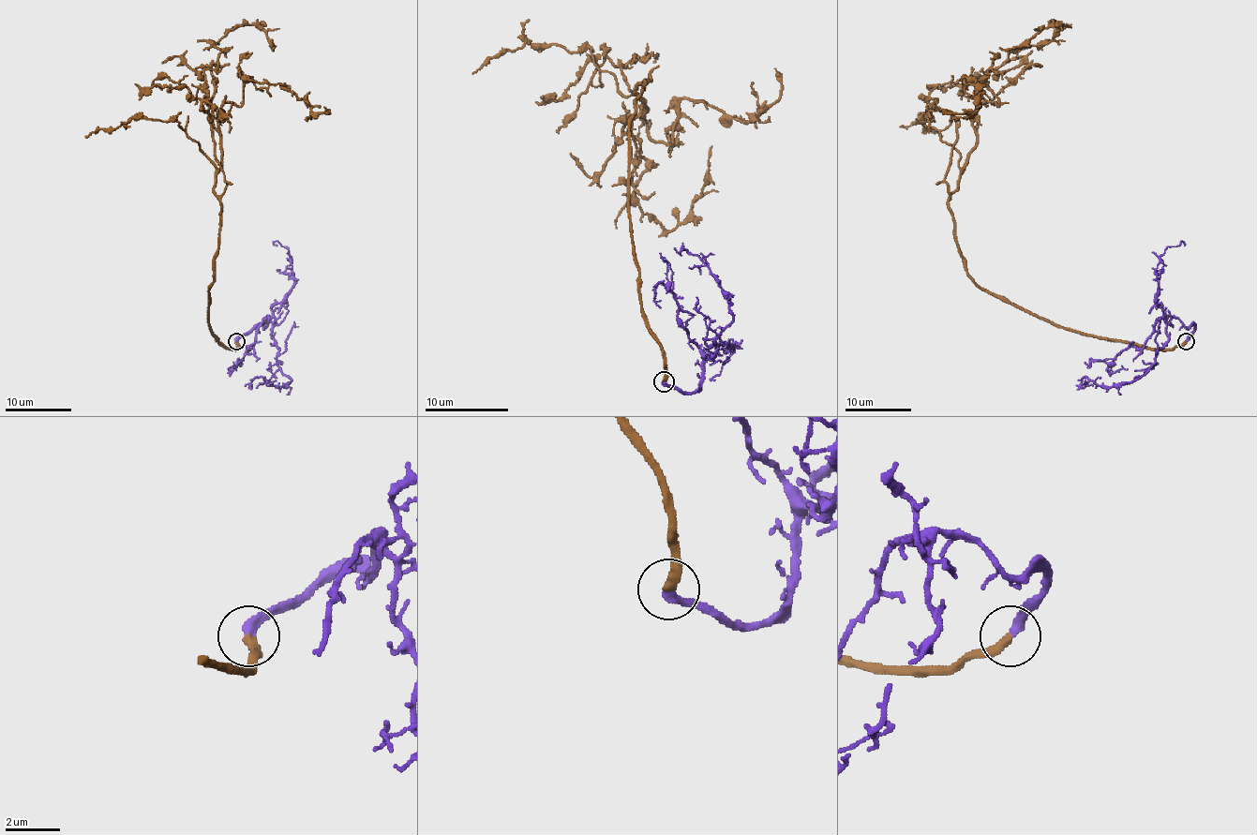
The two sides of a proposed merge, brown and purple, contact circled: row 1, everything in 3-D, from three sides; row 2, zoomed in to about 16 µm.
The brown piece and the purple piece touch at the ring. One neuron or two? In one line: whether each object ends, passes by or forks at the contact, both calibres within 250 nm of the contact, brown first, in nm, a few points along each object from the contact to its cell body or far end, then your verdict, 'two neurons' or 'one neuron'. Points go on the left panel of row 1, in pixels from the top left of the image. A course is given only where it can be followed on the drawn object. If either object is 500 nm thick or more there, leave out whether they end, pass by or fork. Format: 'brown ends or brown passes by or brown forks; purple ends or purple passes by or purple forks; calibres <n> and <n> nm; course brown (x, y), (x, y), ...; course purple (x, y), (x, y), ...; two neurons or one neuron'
brown ends; purple ends; calibres 360 and 360 nm; course brown (236, 342), (227, 349), (210, 330), (221, 152), (205, 69), (238, 24), (275, 48); course purple (236, 342), (264, 327), (268, 317), (279, 350), (276, 363), (291, 380), (275, 386), (263, 377), (245, 386); one neuron

